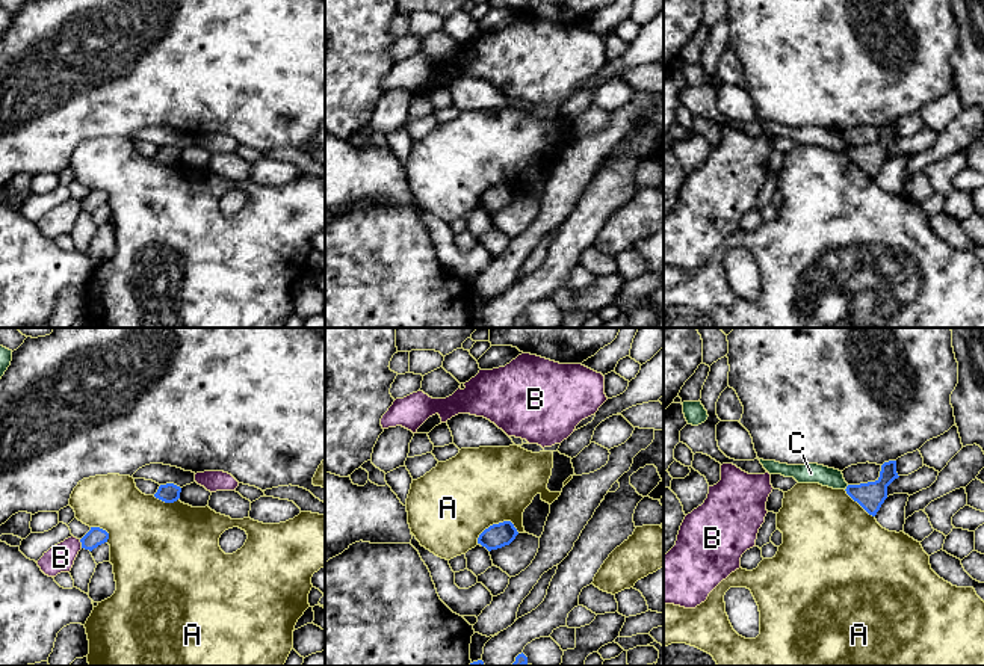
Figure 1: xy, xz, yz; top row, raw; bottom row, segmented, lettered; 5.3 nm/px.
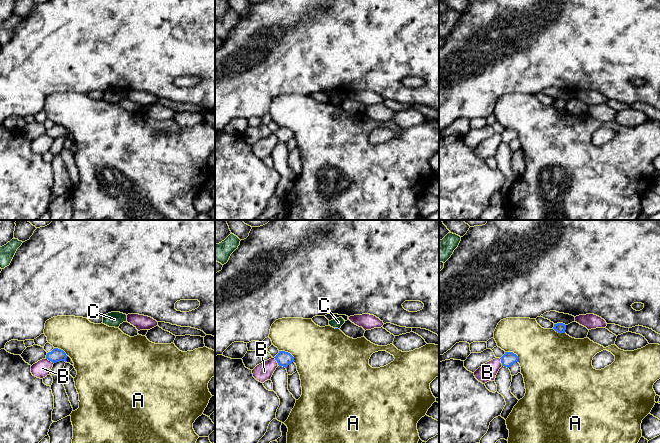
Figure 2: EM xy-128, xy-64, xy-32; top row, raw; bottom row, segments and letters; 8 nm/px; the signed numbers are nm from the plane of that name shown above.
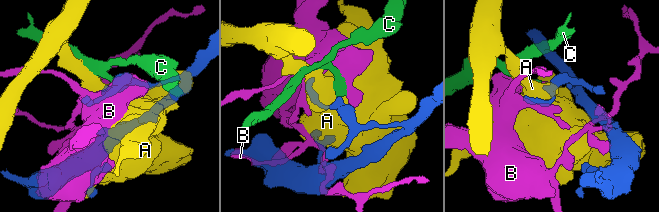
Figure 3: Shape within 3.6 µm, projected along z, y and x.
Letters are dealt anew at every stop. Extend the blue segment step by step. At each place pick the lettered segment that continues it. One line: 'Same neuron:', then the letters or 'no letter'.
Same neuron: no letter

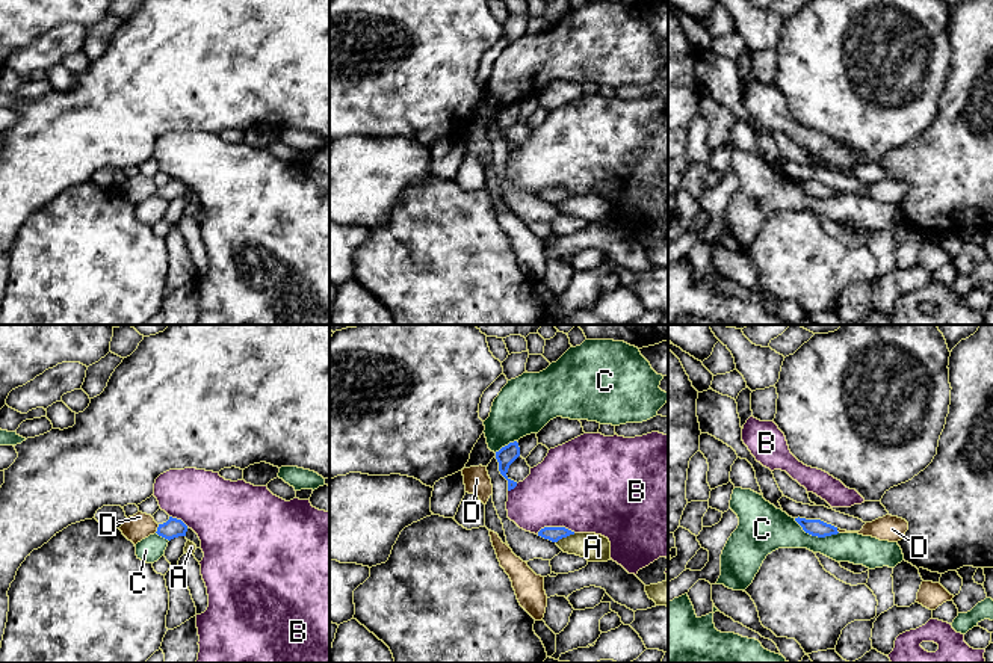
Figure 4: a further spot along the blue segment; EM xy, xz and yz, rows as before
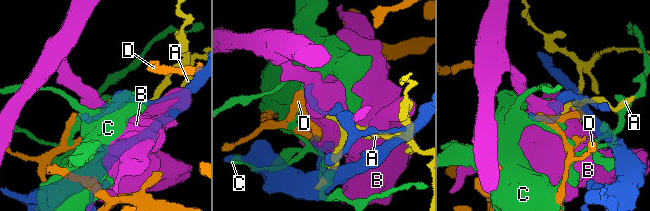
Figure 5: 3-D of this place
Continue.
Same neuron: no letter

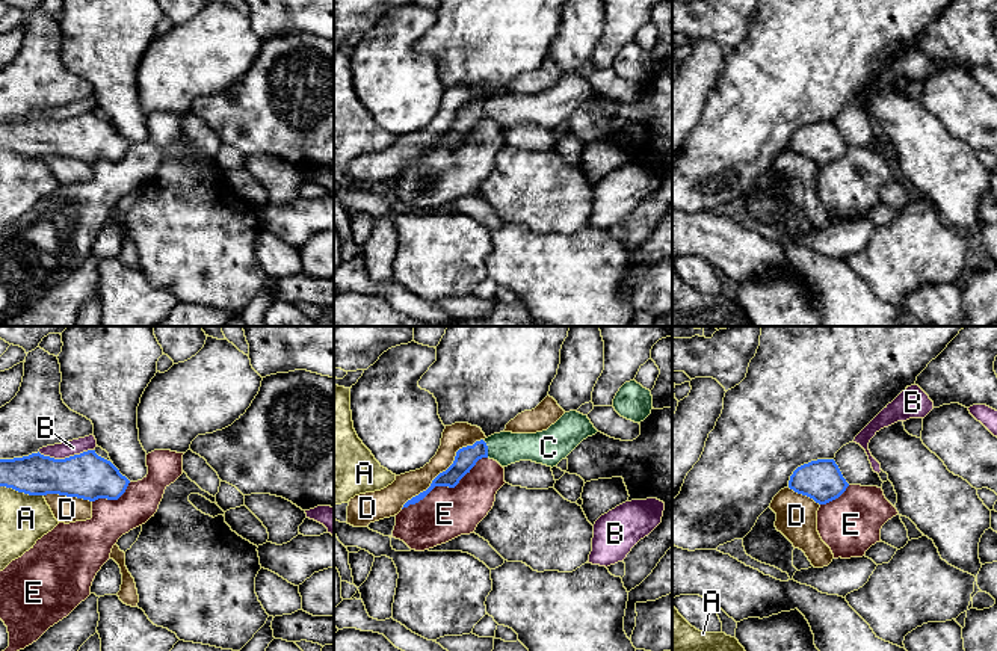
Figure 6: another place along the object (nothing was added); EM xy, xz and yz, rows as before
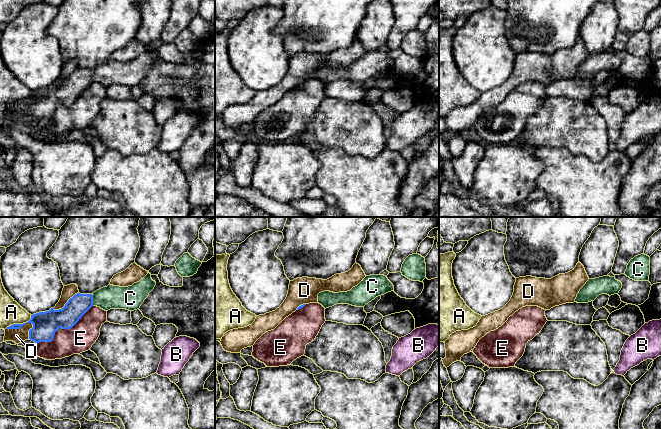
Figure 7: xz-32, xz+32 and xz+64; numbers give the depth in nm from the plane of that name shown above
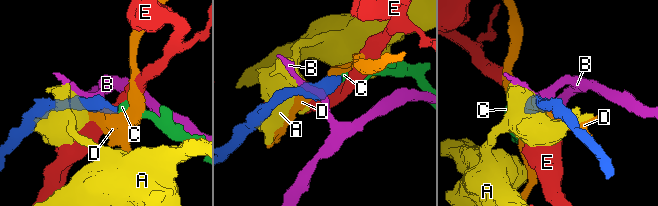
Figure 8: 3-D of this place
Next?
Same neuron: C

